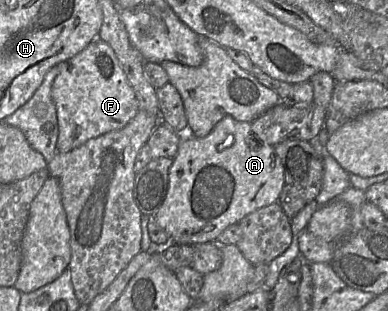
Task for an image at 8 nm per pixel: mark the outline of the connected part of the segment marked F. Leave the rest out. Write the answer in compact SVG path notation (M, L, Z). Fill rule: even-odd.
M96 38L71 59L58 64L59 72L53 80L51 98L58 120L57 151L71 151L89 139L123 128L139 110L135 92L129 84L119 60L109 44Z

